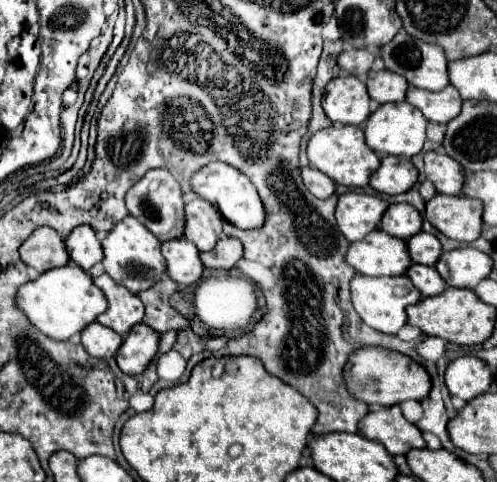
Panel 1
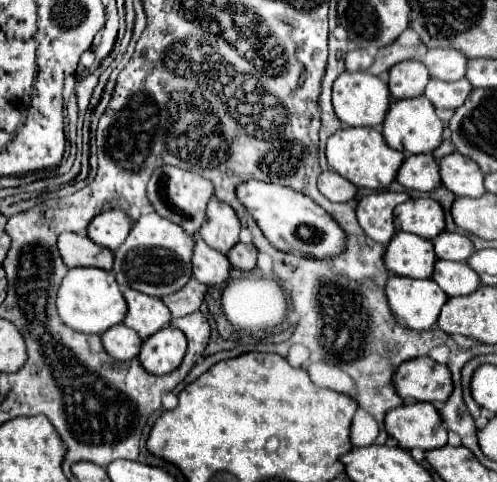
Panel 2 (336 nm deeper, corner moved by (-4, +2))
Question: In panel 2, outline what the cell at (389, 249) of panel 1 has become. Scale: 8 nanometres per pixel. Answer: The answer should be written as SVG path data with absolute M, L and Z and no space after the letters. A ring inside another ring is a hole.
M398 232L386 246L384 264L398 276L430 278L434 272L434 244L422 236Z

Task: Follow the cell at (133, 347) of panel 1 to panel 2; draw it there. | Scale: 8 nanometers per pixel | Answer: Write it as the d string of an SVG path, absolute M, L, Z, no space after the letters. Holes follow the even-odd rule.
M162 328L144 340L140 350L142 366L152 374L168 374L180 366L188 340L178 328Z

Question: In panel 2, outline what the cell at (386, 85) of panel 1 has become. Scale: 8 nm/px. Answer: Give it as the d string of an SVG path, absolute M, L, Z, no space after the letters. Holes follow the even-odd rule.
M404 60L390 70L390 94L394 98L422 96L428 80L428 68L420 60Z

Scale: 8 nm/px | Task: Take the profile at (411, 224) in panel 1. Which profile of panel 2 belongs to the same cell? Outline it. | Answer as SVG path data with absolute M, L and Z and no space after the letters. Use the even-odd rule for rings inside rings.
M412 198L400 204L394 216L398 230L412 232L428 240L434 240L446 228L442 206L436 200L428 200L428 198Z

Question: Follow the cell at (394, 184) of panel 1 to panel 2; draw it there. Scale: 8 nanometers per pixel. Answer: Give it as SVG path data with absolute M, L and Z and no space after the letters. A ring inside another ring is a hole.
M414 154L404 160L396 180L408 190L430 192L440 184L440 166L432 154Z

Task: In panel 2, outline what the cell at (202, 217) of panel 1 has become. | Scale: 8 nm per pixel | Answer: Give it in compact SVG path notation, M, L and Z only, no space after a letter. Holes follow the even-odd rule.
M210 200L206 210L206 222L200 228L200 238L214 250L226 254L234 244L238 244L242 224L232 206L224 202Z

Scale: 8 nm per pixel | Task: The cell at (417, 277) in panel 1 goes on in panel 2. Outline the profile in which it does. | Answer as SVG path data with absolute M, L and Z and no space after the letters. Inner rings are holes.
M438 260L432 280L438 282L438 286L448 296L468 296L478 290L480 278L478 274L466 266L466 262L450 262L450 260Z

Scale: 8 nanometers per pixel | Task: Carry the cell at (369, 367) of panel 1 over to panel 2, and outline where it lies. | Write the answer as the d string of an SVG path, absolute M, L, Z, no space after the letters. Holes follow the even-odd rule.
M428 356L408 360L404 362L396 374L394 374L394 388L404 400L416 400L416 402L446 402L448 394L452 394L452 374L446 364L438 364Z

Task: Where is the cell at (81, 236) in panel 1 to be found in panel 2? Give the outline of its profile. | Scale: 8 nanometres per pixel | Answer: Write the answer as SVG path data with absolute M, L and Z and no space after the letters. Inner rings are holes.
M108 210L98 214L88 226L88 238L96 244L116 250L132 230L132 220L122 210Z

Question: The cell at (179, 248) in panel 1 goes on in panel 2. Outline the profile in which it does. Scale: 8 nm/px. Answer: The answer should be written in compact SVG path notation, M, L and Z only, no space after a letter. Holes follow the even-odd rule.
M202 238L196 240L192 264L194 264L194 278L206 286L216 286L226 282L232 268L228 258L218 250L212 250L206 242L202 242Z

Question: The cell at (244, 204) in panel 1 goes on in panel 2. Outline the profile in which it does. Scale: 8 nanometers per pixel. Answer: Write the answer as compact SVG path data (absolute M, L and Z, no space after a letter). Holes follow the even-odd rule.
M252 180L238 186L238 200L246 206L264 236L282 252L312 258L330 258L344 252L344 230L340 230L340 224L306 194L282 184L264 184Z

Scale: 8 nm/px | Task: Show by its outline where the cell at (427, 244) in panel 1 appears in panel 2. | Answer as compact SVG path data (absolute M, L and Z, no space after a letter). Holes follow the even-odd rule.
M442 232L432 242L436 248L436 256L442 260L466 262L476 252L470 238L464 234L456 234L456 232Z

